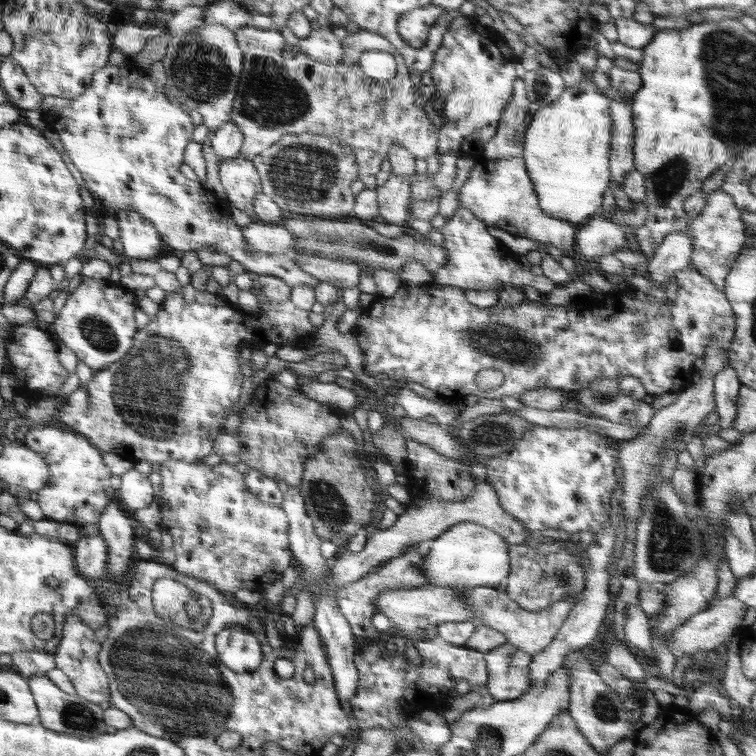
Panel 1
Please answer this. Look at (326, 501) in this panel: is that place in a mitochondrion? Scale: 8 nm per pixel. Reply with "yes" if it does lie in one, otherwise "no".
yes

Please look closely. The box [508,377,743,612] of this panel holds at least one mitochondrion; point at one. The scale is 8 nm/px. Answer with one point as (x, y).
(671, 544)

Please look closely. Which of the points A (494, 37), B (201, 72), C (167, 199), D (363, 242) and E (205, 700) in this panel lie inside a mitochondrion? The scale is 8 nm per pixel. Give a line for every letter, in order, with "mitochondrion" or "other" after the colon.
A: other
B: mitochondrion
C: mitochondrion
D: mitochondrion
E: mitochondrion

